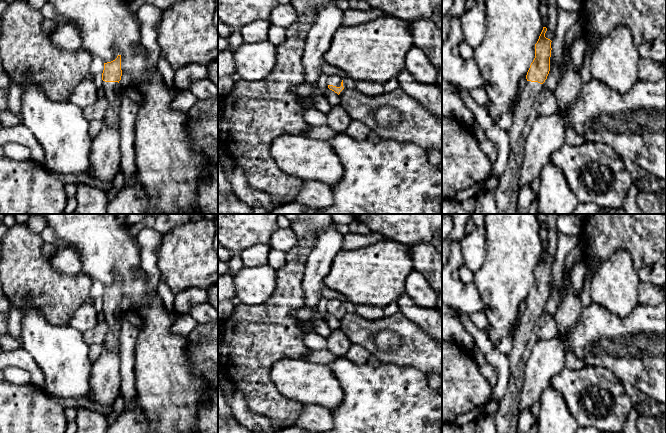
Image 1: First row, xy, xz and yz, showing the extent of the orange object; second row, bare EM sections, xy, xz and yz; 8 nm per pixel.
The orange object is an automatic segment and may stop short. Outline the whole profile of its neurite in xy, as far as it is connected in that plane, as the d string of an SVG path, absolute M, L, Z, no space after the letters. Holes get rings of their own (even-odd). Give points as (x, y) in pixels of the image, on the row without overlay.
M121 279L111 286L104 287L102 297L102 311L104 313L104 322L108 326L108 332L105 336L103 345L108 348L117 348L119 346L121 318L118 307L121 304Z

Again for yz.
M546 251L539 260L535 268L535 282L530 289L527 296L527 309L519 317L519 327L513 336L512 349L508 354L509 359L509 385L507 391L501 401L499 401L499 408L495 415L495 426L497 433L517 433L517 424L520 416L519 402L521 392L523 390L523 382L525 380L525 367L527 360L531 354L534 344L538 340L535 334L535 322L542 314L543 307L547 303L550 295L550 281L551 281L551 264L545 261L547 255Z

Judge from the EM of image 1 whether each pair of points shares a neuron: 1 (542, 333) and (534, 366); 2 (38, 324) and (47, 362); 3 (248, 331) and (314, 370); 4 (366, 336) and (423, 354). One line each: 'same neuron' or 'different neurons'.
1: different neurons
2: same neuron
3: different neurons
4: same neuron

